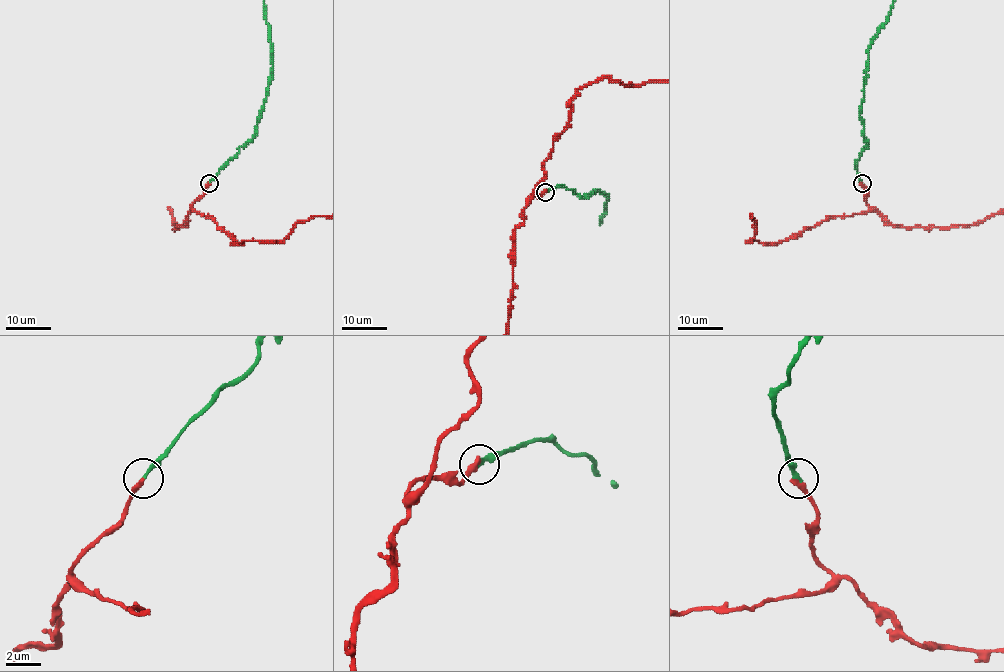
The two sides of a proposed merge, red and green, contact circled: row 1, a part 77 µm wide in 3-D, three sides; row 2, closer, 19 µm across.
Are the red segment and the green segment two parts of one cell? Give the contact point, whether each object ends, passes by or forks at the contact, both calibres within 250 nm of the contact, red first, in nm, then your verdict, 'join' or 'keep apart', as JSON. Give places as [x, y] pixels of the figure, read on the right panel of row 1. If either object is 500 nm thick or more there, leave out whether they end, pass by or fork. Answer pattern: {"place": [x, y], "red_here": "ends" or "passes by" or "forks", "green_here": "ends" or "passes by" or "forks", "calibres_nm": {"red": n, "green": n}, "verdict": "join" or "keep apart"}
{"place": [862, 183], "red_here": "ends", "green_here": "ends", "calibres_nm": {"red": 320, "green": 240}, "verdict": "join"}

